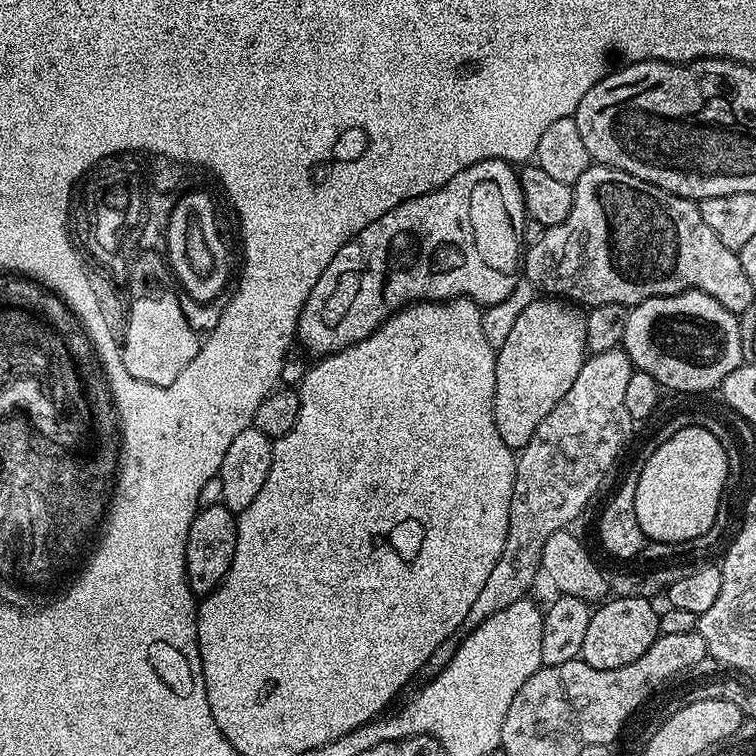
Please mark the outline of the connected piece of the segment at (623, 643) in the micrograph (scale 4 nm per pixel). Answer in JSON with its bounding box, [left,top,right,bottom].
[580,596,661,670]

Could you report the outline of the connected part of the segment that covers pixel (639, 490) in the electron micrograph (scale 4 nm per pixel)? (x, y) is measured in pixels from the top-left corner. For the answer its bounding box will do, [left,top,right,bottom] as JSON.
[630,429,727,546]

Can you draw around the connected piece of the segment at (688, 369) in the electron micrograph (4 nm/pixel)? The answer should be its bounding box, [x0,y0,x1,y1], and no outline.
[622,291,744,392]

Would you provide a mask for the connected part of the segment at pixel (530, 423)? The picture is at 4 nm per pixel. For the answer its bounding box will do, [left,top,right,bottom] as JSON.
[494,298,587,448]

